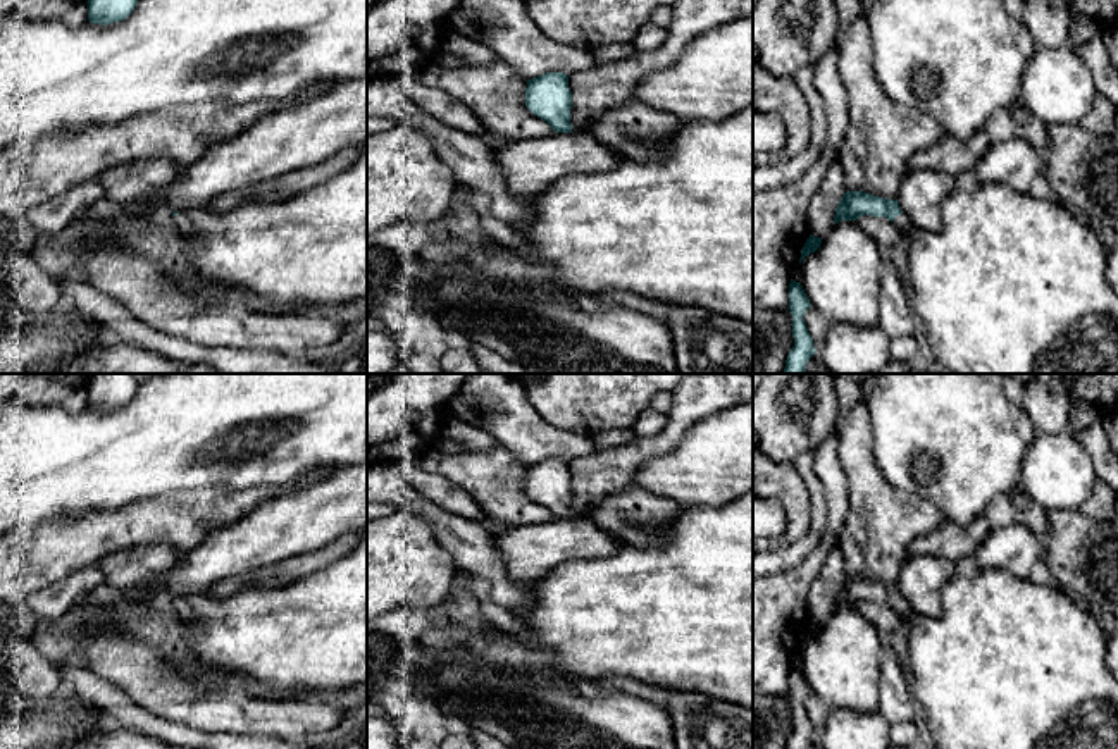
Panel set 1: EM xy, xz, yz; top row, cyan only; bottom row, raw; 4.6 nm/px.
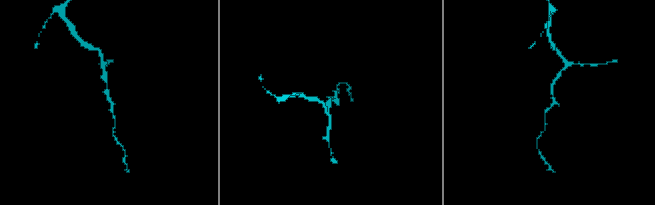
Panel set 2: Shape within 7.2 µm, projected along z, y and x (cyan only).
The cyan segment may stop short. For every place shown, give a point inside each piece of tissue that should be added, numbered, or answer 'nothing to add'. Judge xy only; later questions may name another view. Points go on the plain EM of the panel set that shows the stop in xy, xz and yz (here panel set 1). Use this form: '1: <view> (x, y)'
1: xy (312, 636)

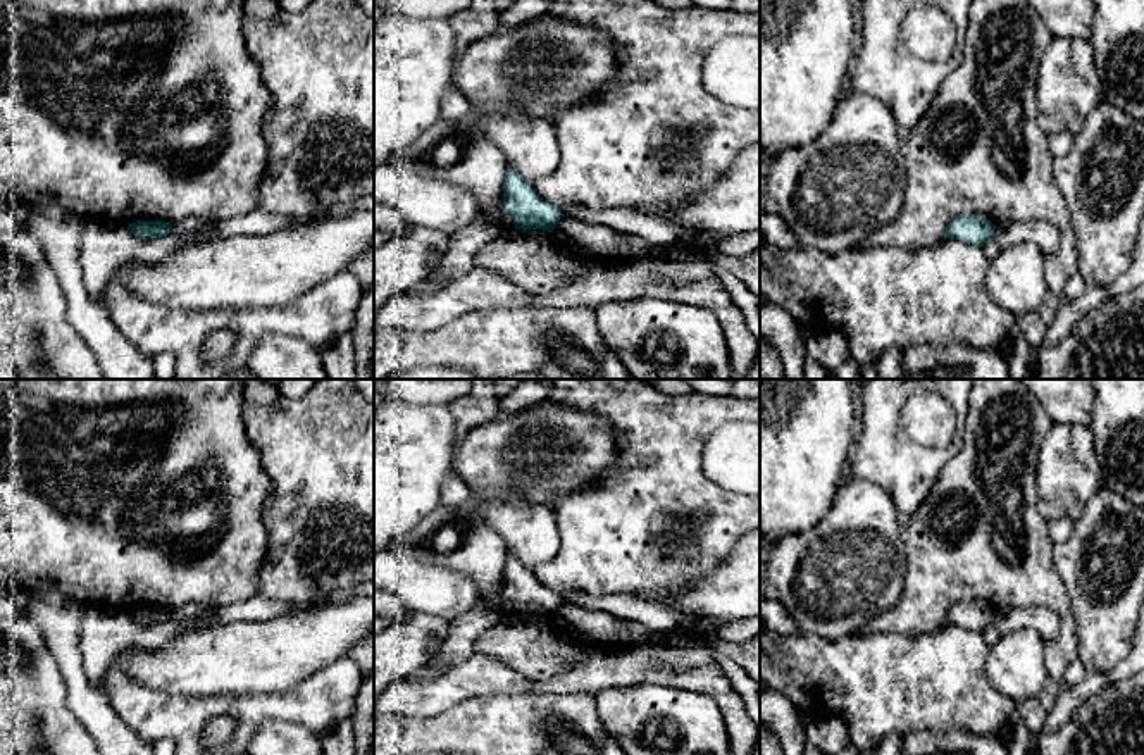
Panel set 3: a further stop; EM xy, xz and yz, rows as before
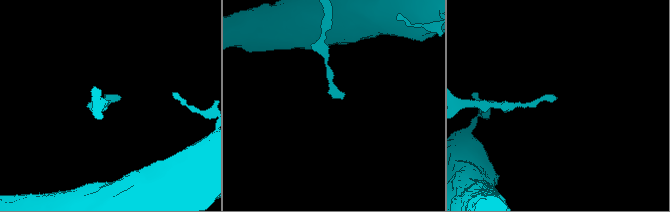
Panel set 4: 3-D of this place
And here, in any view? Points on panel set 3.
nothing to add

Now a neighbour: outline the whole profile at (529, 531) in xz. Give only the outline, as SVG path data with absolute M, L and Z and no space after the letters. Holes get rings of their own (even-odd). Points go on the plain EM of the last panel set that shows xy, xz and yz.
M512 495L481 502L477 514L527 569L548 562L562 546L555 514Z

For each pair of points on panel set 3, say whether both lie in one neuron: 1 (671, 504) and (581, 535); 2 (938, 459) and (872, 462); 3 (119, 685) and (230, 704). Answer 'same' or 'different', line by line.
1: same
2: same
3: same

